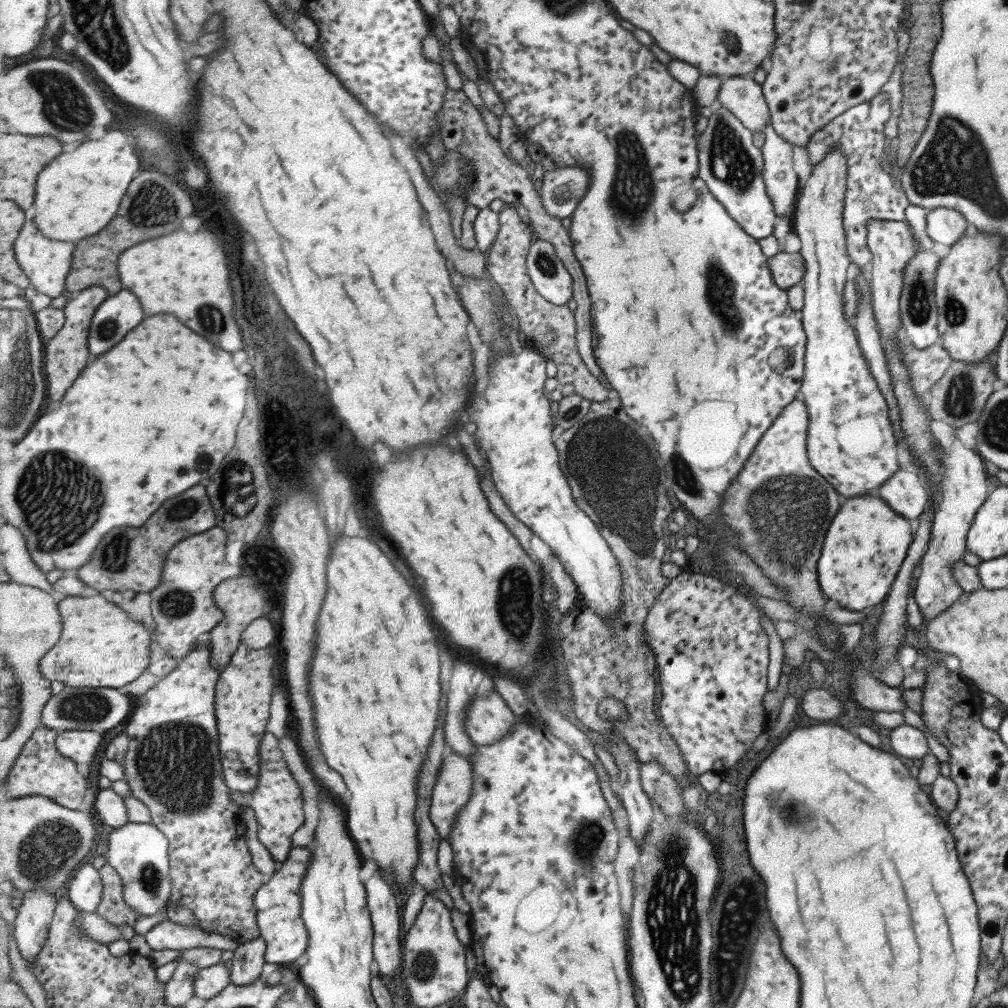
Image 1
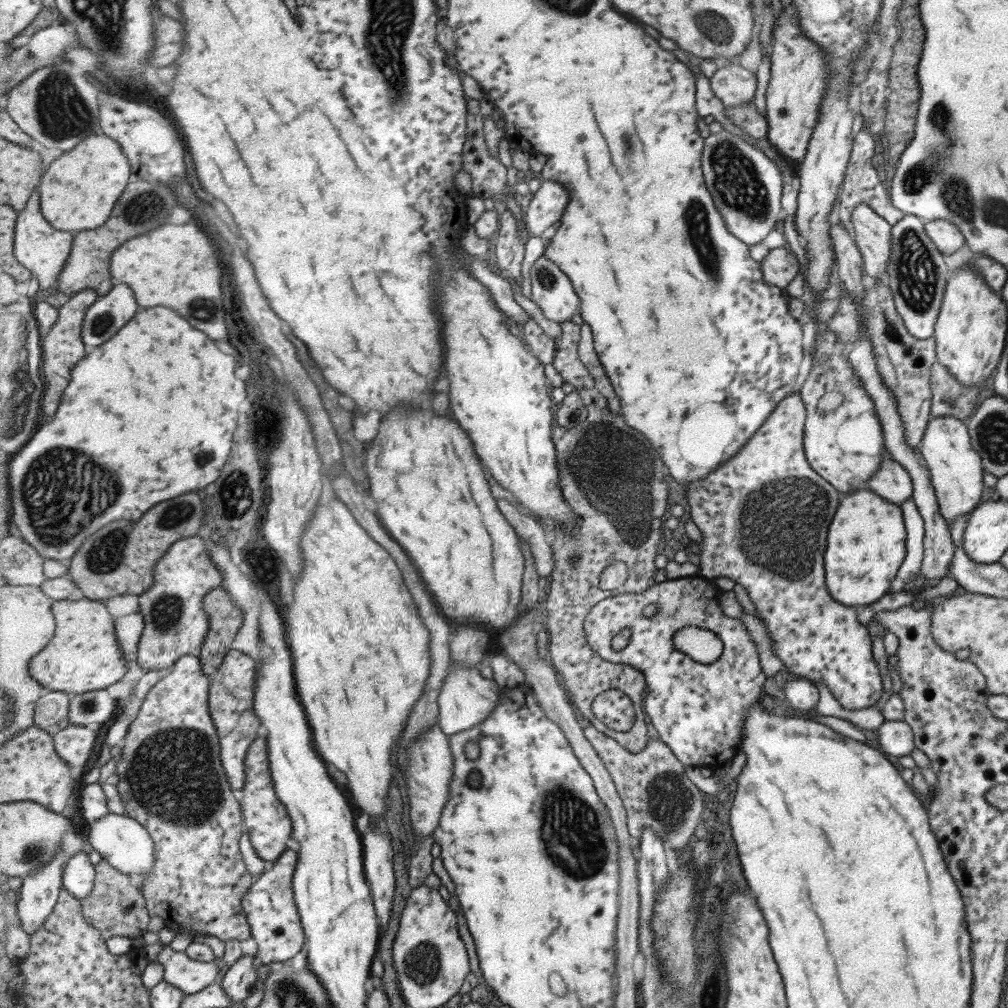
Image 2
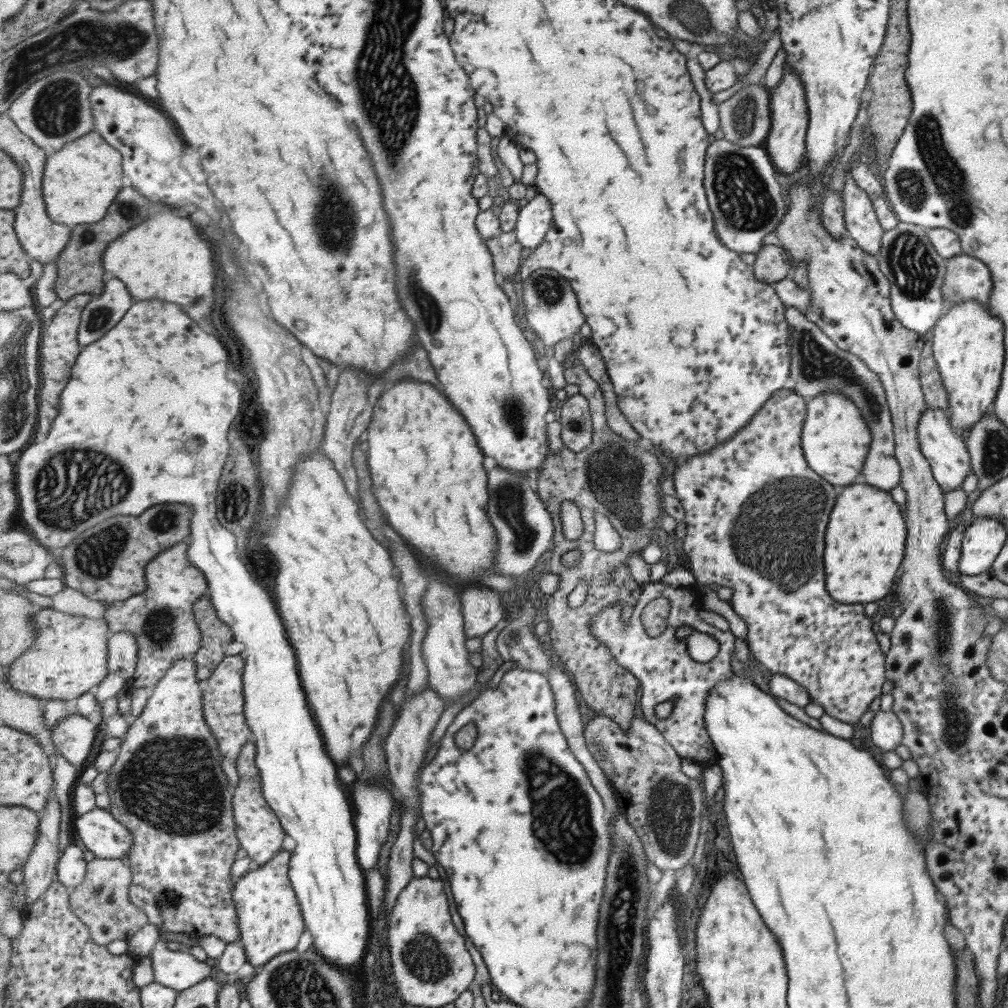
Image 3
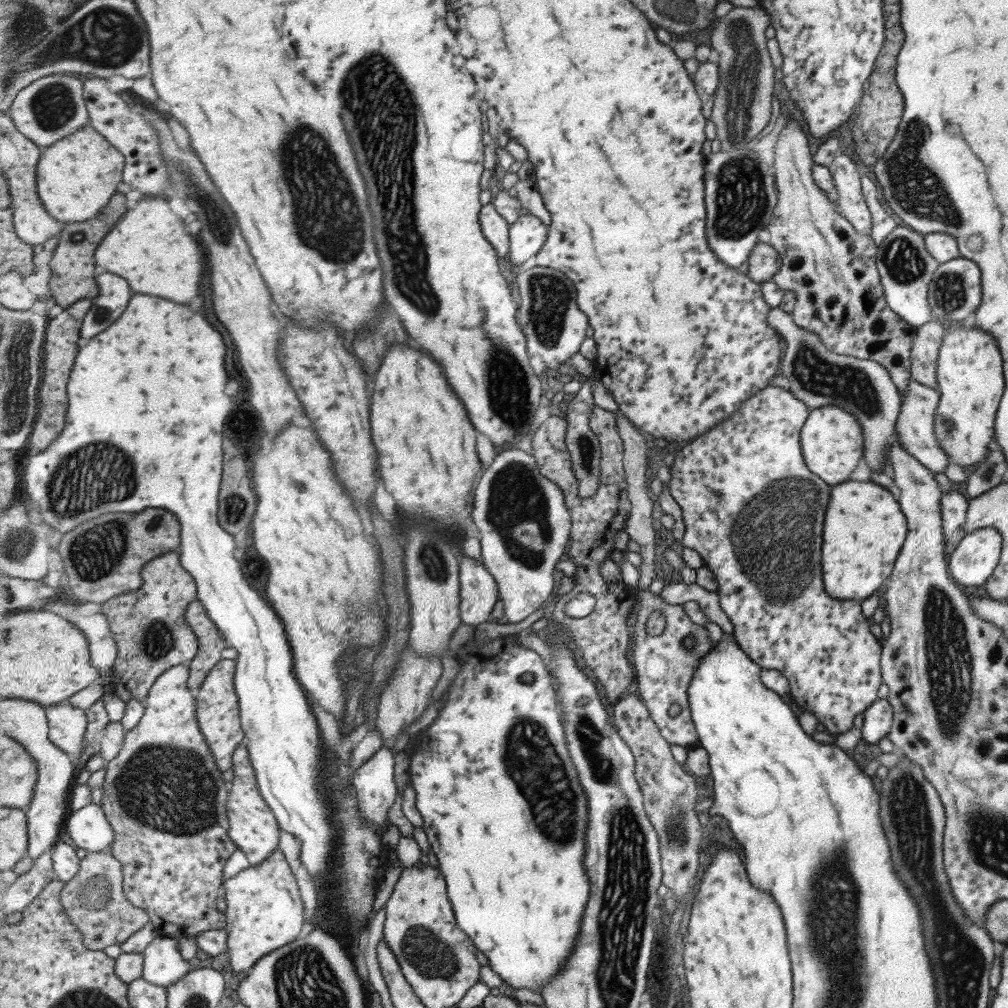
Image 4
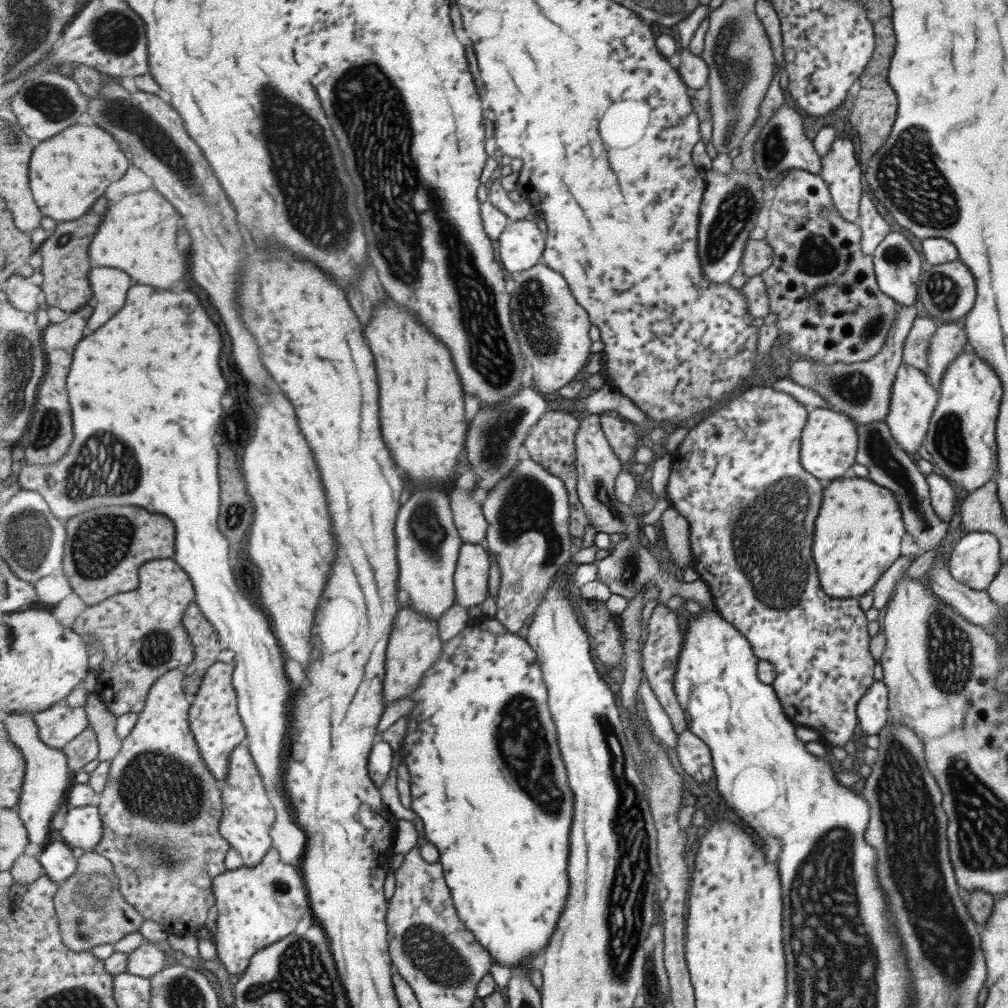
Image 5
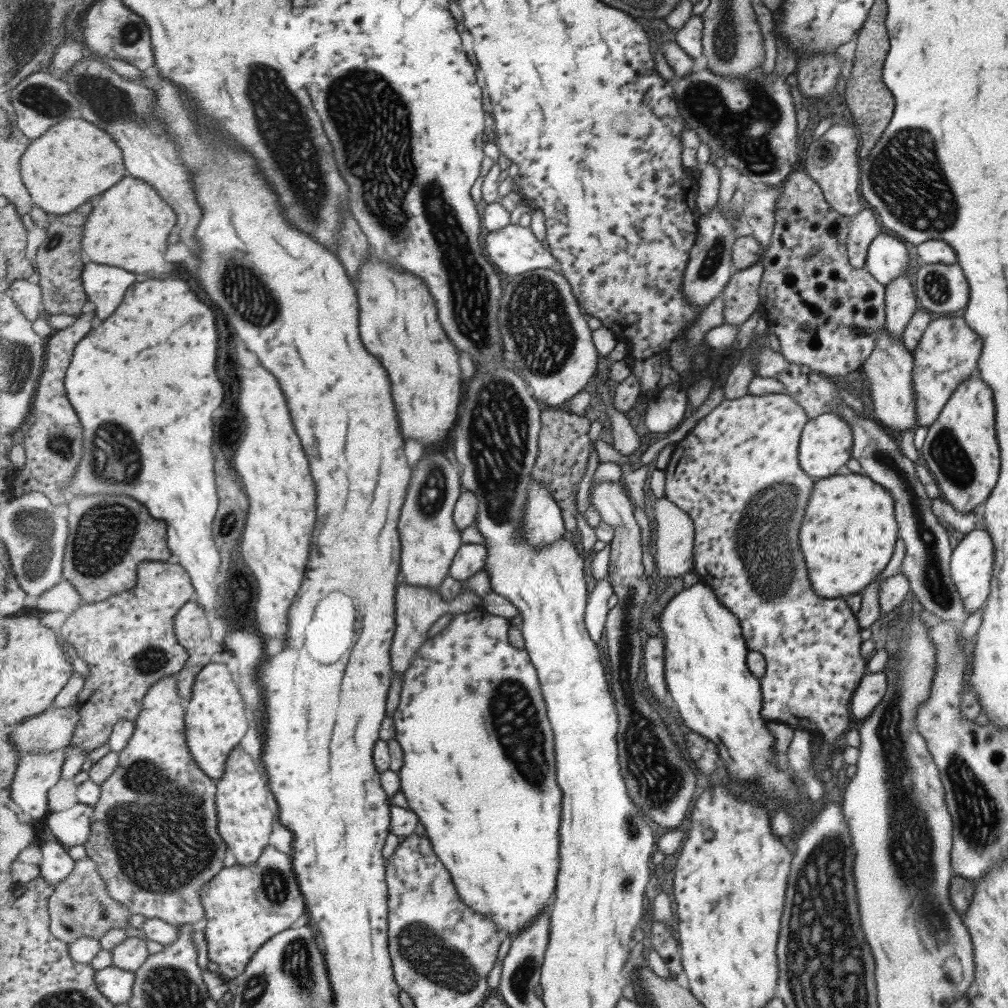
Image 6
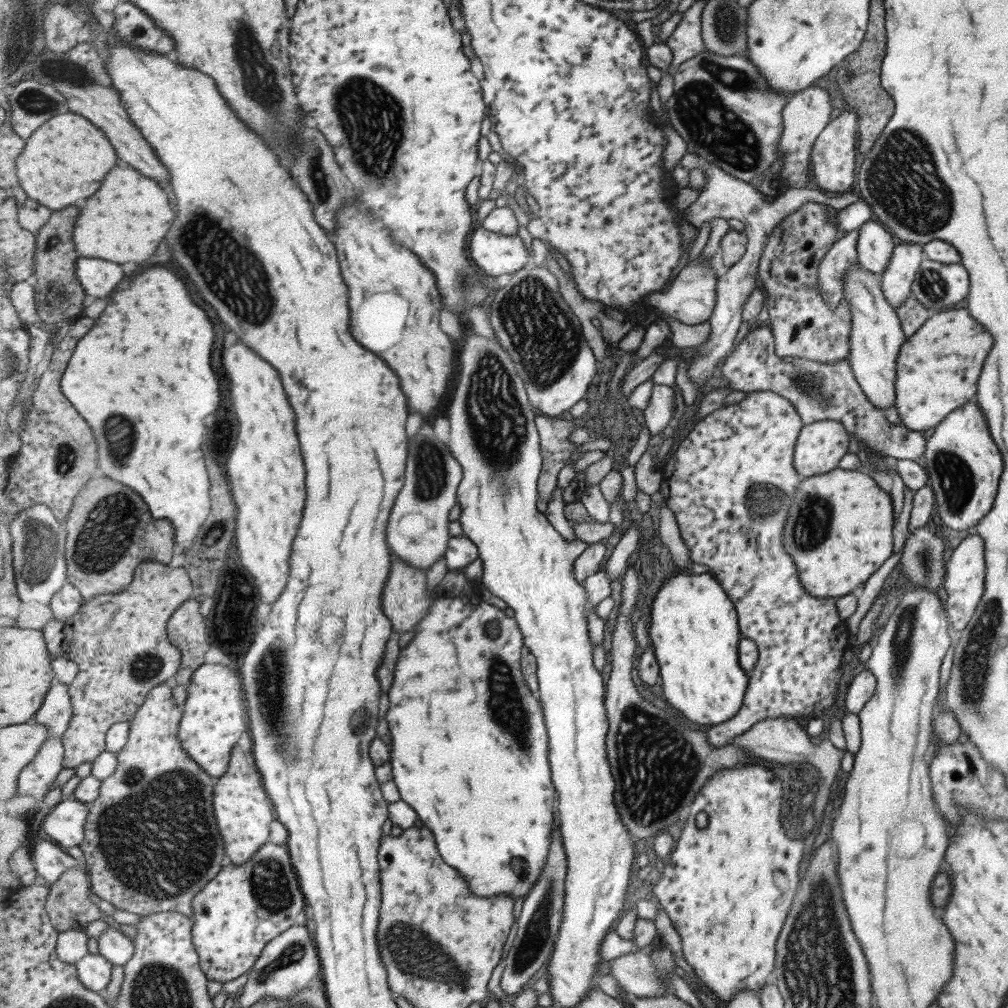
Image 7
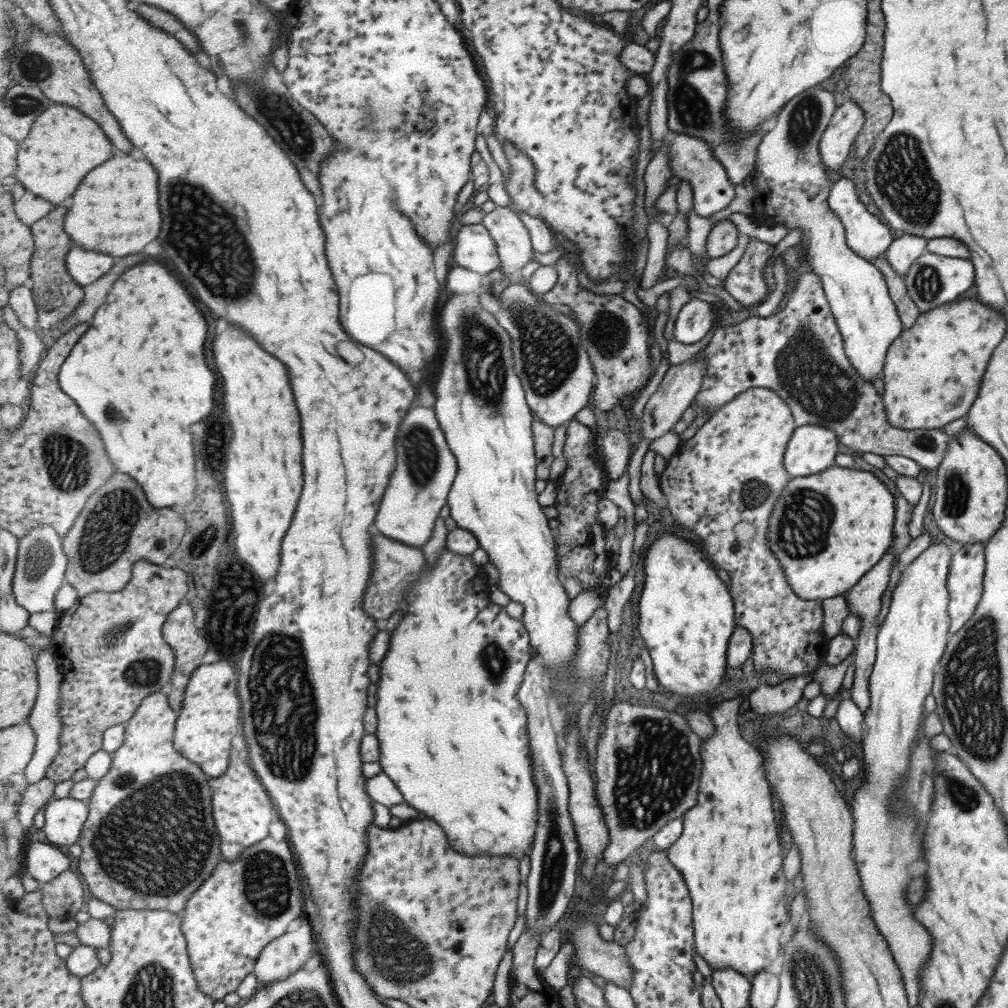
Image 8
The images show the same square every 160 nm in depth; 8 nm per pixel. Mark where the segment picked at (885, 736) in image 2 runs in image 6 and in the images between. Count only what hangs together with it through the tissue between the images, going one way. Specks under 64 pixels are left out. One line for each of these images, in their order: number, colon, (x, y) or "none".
3: (885, 732)
4: (877, 717)
5: (872, 708)
6: (870, 688)

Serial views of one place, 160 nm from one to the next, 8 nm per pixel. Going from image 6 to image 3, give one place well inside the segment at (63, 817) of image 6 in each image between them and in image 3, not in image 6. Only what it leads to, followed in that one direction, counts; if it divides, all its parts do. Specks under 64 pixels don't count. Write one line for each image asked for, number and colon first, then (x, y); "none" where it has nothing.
3: (102, 834)
4: (89, 828)
5: (84, 828)

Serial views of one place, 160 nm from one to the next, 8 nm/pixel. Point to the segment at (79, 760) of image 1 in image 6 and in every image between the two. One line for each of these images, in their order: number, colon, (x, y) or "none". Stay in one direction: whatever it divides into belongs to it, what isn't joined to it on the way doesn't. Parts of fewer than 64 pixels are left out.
2: (75, 744)
3: (74, 737)
4: (68, 724)
5: (59, 725)
6: (51, 730)

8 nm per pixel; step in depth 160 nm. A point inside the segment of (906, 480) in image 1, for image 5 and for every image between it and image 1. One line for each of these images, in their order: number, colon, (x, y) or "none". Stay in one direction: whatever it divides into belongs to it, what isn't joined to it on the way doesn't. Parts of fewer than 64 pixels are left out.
2: (891, 482)
3: (817, 365)
4: (817, 376)
5: (861, 390)

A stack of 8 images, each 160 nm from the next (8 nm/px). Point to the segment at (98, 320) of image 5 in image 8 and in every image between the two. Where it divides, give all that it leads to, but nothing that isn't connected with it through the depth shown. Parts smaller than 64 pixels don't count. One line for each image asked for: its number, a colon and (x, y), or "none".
6: (105, 285)
7: (99, 278)
8: (85, 266)

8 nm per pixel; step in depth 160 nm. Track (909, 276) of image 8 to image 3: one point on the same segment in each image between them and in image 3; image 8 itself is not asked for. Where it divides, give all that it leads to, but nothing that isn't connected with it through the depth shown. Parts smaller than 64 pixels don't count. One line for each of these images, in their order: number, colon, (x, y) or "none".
3: (965, 278)
4: (953, 292)
5: (946, 291)
6: (939, 288)
7: (936, 285)

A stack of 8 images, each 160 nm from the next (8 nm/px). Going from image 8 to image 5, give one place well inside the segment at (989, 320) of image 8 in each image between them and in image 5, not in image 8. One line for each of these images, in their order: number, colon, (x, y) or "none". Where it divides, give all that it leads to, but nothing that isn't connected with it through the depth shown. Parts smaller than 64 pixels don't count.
5: (948, 340)
6: (946, 354)
7: (936, 371)

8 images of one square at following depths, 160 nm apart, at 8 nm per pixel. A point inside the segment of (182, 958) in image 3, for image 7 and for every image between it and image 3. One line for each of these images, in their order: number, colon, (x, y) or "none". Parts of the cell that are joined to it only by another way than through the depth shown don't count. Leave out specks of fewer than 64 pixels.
4: (164, 966)
5: (148, 960)
6: (131, 954)
7: (119, 949)

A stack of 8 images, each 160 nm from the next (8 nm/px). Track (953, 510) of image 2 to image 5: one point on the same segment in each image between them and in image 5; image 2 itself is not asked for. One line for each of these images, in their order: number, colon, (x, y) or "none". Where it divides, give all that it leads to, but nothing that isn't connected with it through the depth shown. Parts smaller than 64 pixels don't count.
3: (944, 449)
4: (913, 429)
5: (912, 399)

